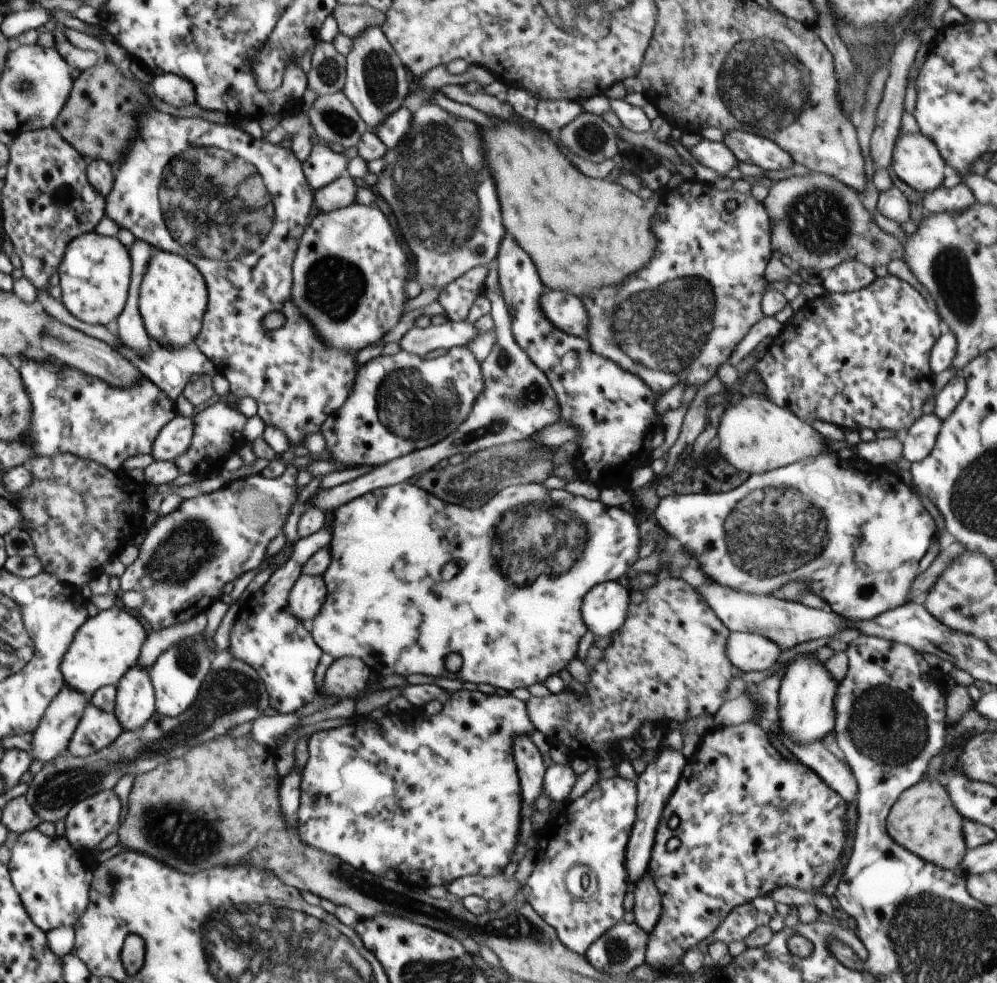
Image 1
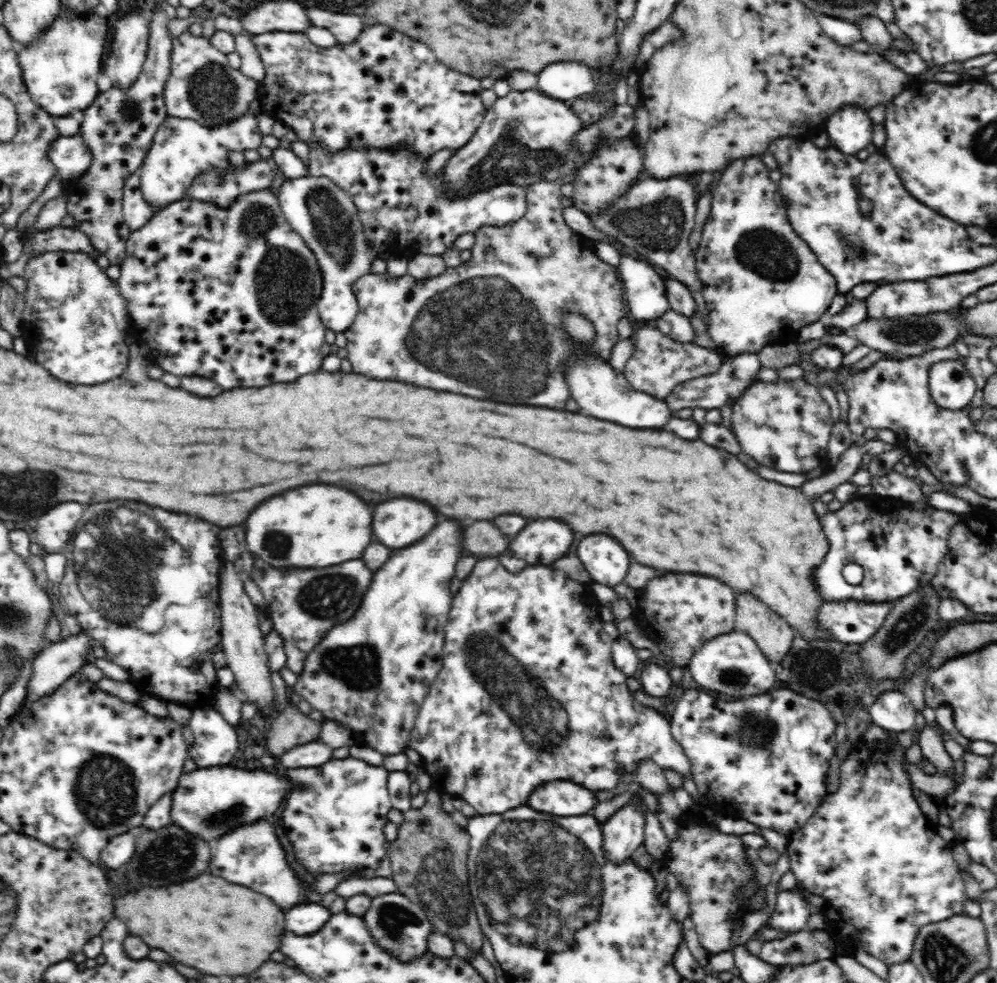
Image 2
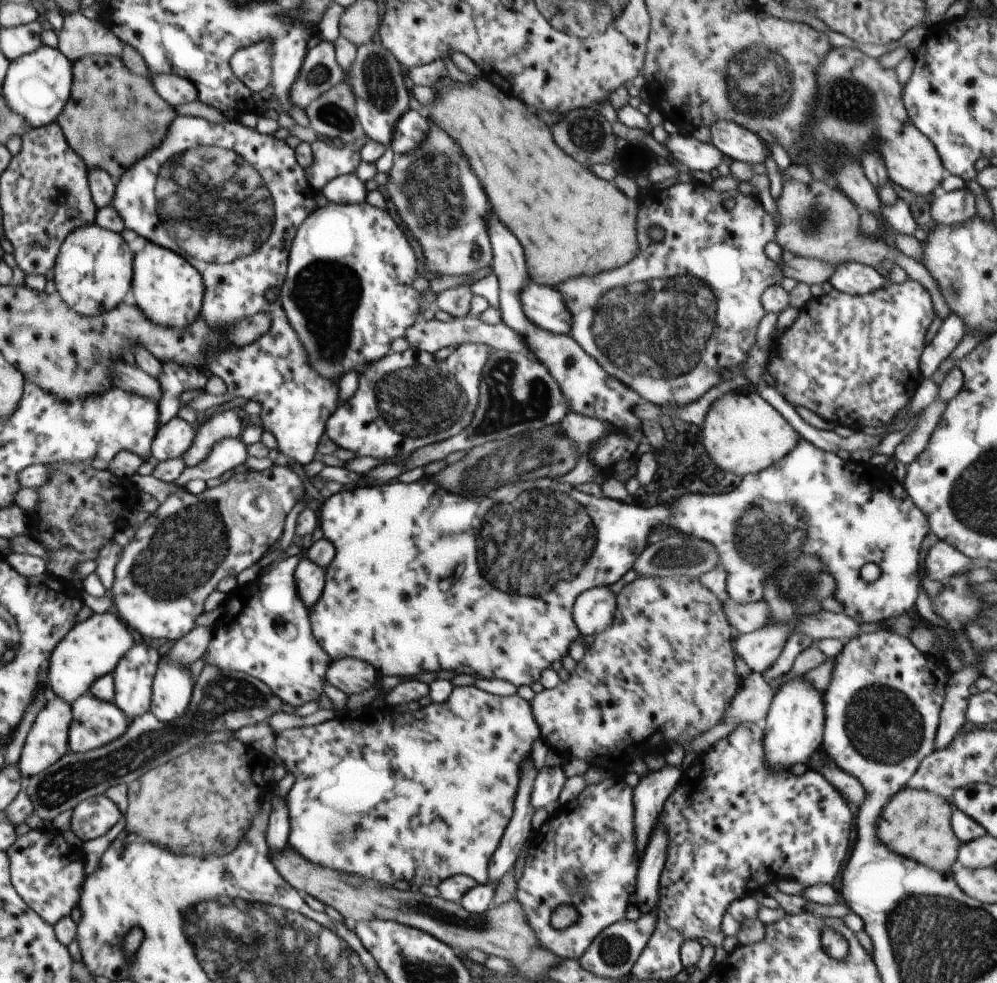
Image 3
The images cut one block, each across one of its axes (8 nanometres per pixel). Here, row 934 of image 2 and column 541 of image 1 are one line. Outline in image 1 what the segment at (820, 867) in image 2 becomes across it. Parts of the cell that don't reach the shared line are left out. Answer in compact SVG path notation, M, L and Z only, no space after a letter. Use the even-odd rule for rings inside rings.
M620 776L601 778L584 794L569 802L566 812L568 844L578 852L580 865L590 866L597 876L598 890L588 900L577 899L568 892L565 878L554 878L550 874L530 874L525 888L526 902L546 924L556 930L558 939L568 950L584 955L588 948L604 932L623 922L624 896L631 890L625 860L628 840L636 822L636 781Z

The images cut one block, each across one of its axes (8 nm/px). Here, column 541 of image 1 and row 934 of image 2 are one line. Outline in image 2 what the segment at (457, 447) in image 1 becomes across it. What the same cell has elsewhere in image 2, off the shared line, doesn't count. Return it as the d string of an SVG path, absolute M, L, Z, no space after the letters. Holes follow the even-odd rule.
M390 892L371 898L370 908L361 917L374 942L400 962L412 962L429 951L428 938L434 932L432 923L428 920L425 910L410 901L406 895Z

